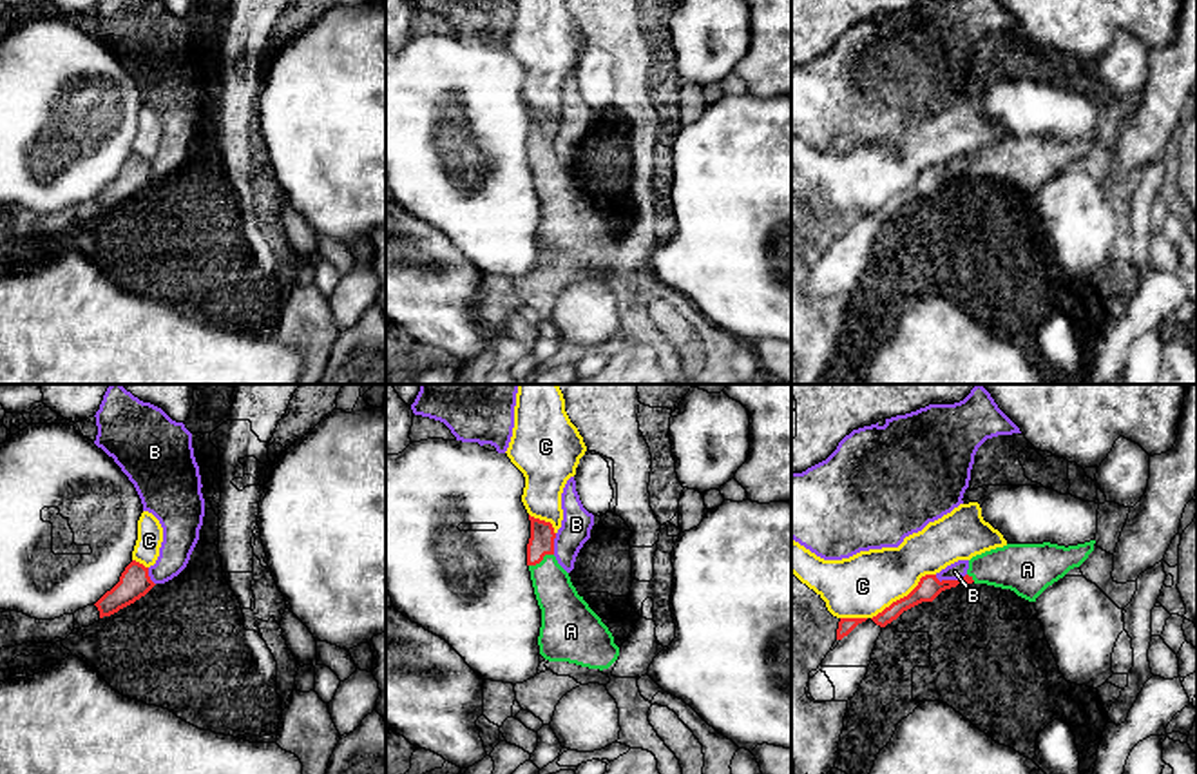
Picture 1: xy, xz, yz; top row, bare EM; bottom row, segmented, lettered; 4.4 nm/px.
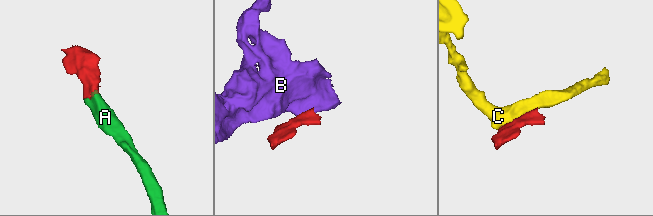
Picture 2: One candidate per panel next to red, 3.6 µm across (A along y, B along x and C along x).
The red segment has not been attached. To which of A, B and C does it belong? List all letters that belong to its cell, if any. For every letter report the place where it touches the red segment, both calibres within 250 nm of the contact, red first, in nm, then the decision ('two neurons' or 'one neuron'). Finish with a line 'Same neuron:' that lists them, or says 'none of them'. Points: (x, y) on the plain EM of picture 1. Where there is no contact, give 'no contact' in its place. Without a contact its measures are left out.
A: xz (540, 154) | 110/200 nm | one neuron
B: yz (949, 174) | 100/80 nm | two neurons
C: yz (904, 191) | 100/280 nm | two neurons
Same neuron: A

